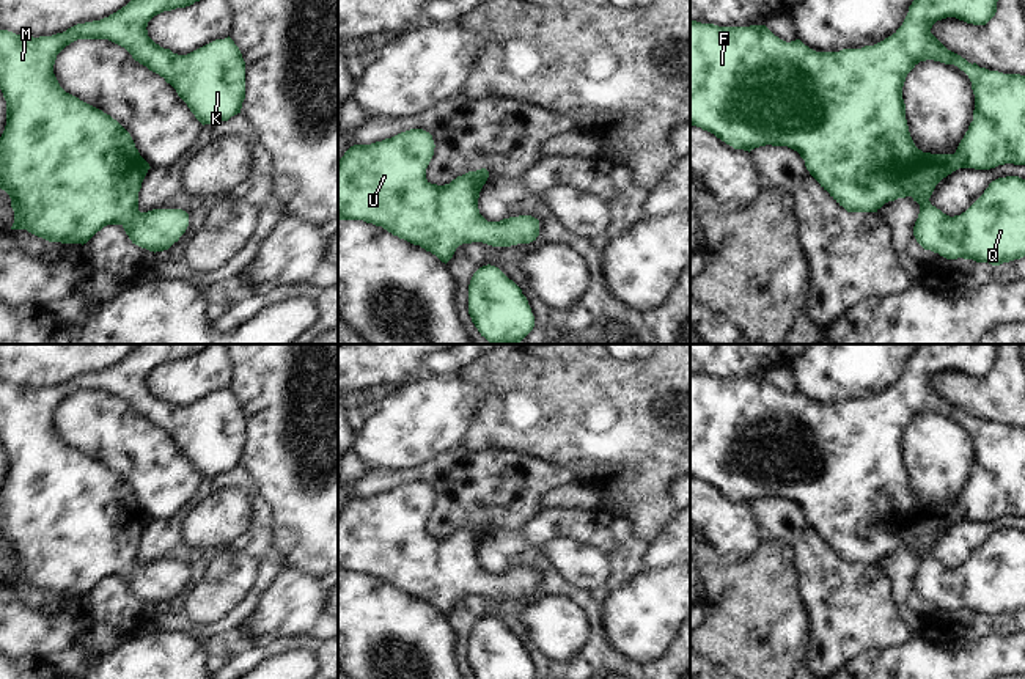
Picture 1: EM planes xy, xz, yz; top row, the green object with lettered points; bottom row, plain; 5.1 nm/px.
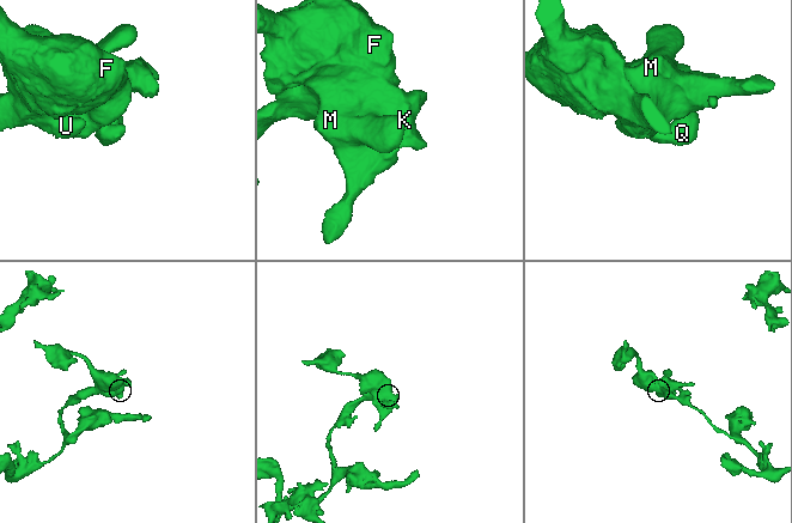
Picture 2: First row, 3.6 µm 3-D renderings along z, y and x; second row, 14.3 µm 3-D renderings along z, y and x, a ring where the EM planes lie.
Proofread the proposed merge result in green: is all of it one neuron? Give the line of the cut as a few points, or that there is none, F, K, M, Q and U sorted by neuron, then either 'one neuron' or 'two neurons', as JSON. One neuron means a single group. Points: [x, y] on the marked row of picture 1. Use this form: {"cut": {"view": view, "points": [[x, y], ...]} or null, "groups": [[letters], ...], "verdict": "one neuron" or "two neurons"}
{"cut": null, "groups": [["F", "K", "M", "Q", "U"]], "verdict": "one neuron"}

